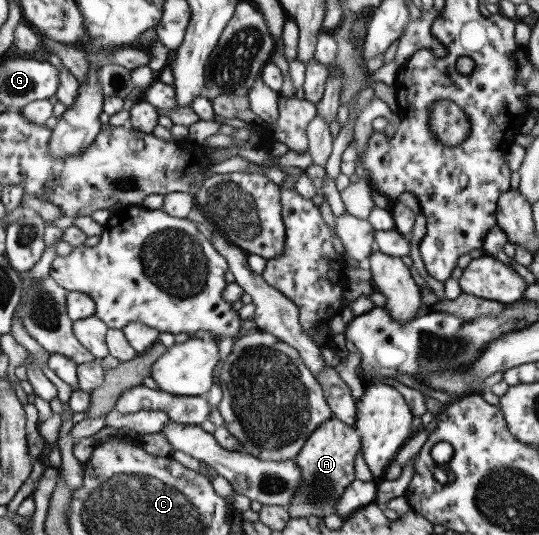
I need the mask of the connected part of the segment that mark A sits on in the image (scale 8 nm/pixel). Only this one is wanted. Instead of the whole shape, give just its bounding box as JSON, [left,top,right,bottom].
[286,417,360,519]

